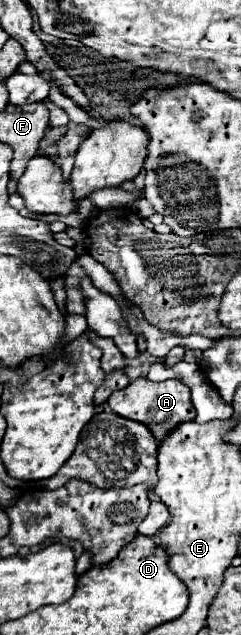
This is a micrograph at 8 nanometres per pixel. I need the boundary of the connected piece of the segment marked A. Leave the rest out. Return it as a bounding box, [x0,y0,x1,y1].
[107,376,195,440]

